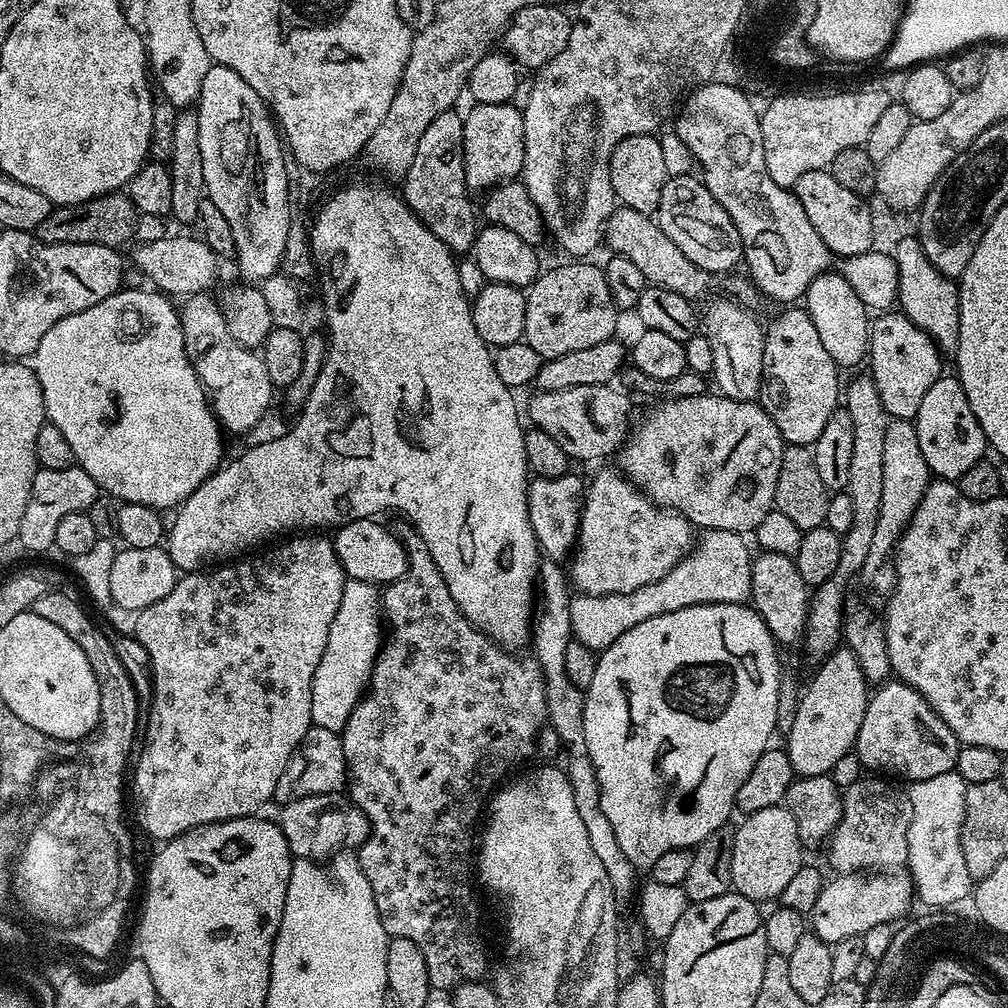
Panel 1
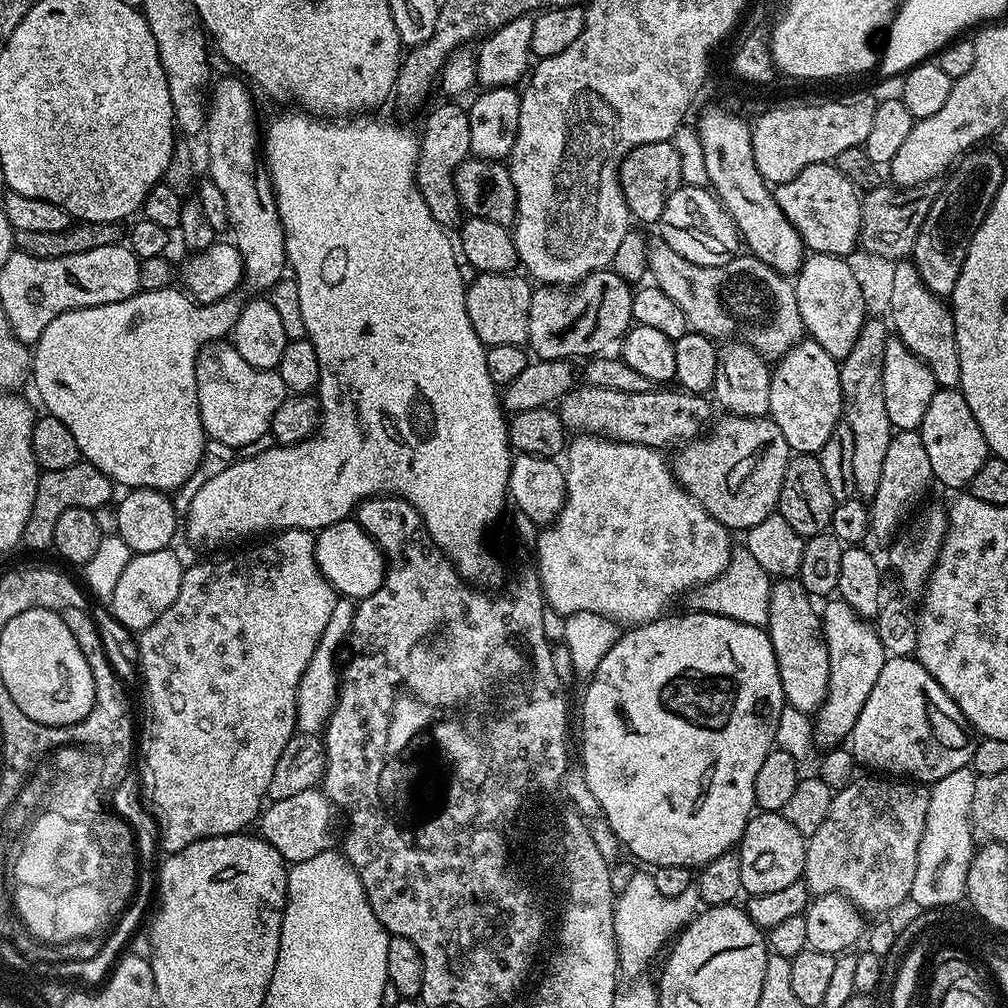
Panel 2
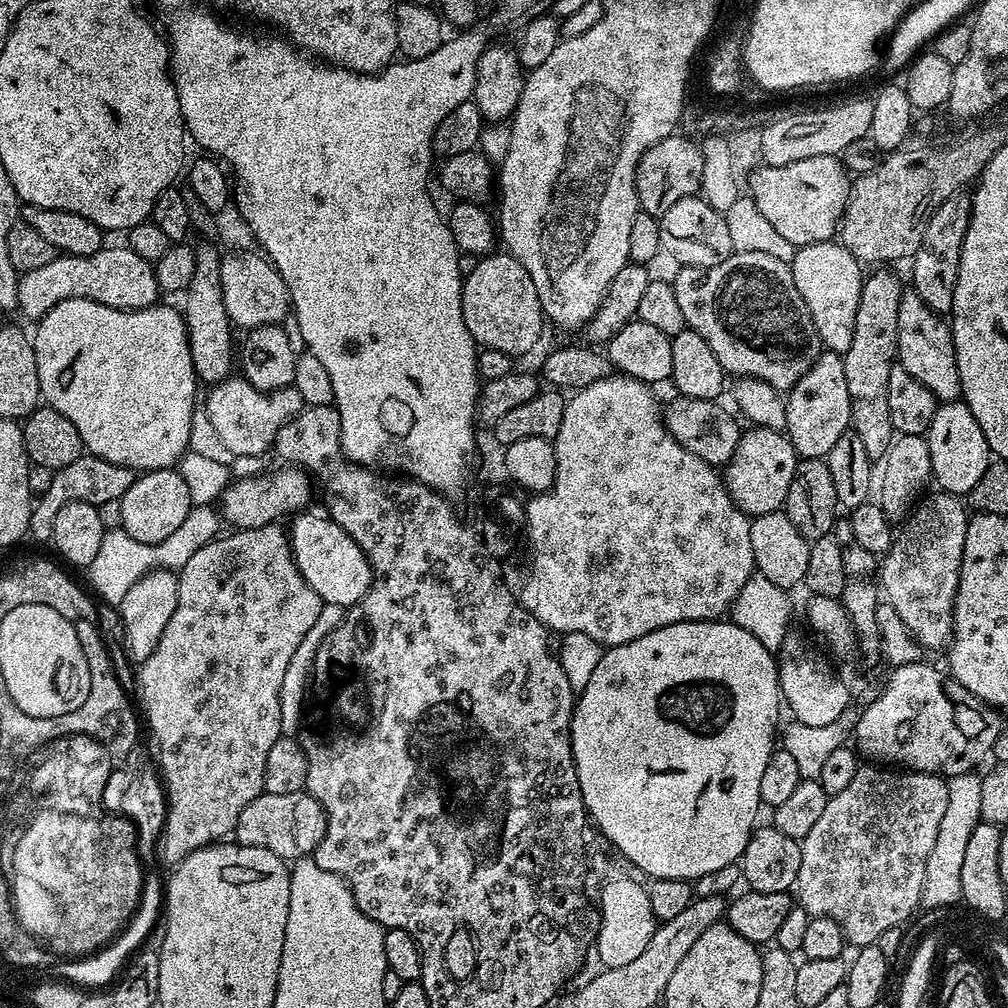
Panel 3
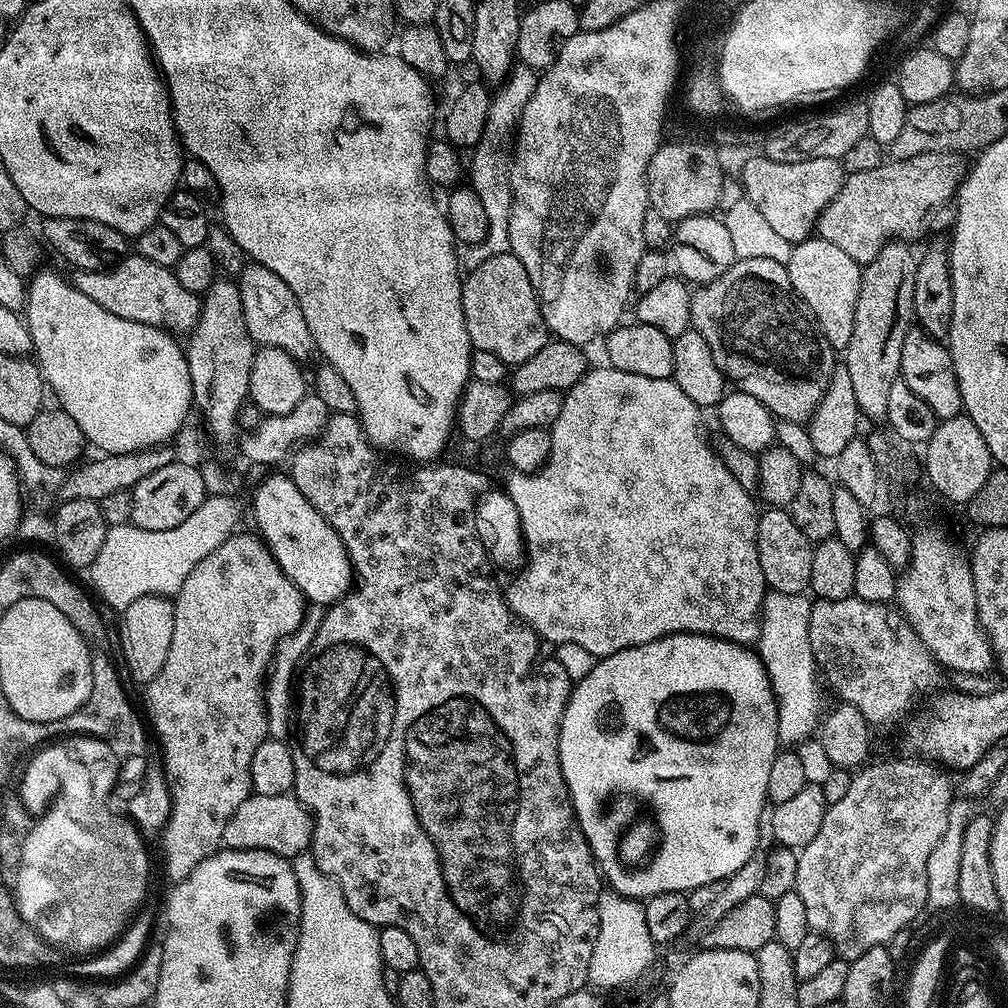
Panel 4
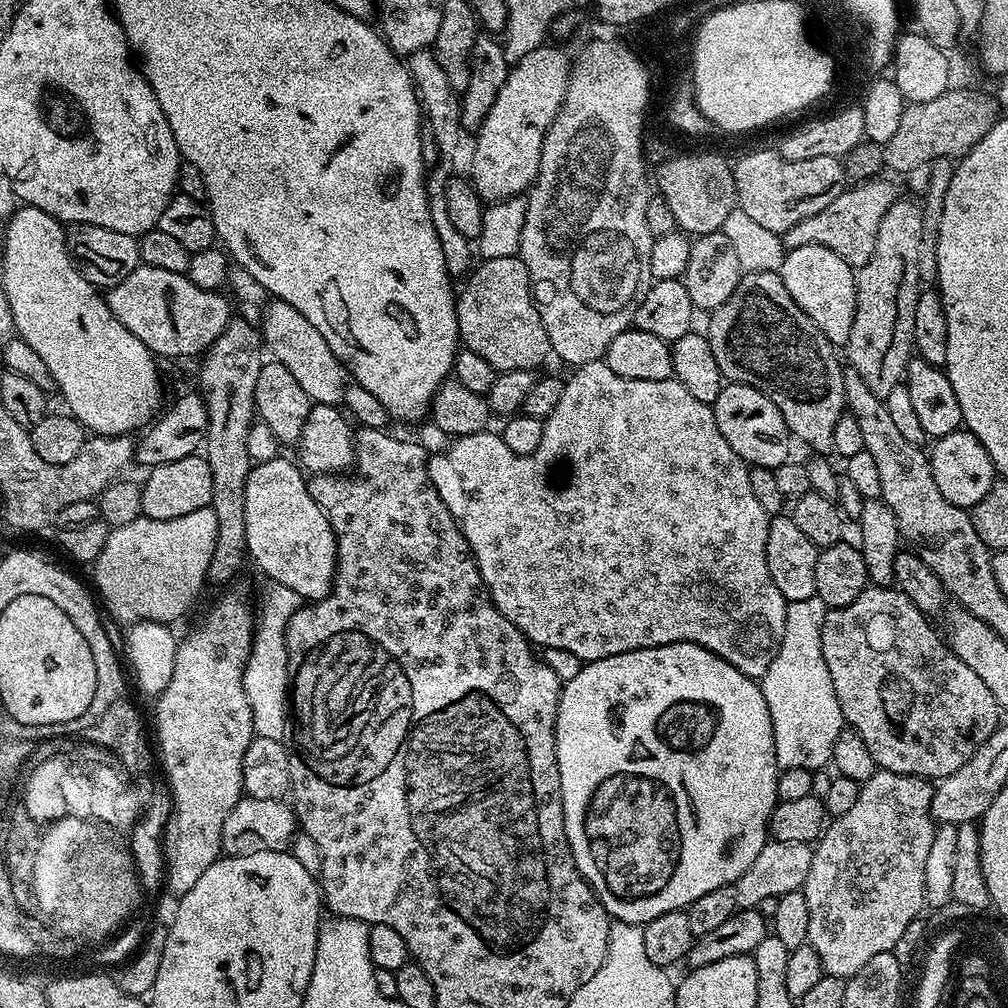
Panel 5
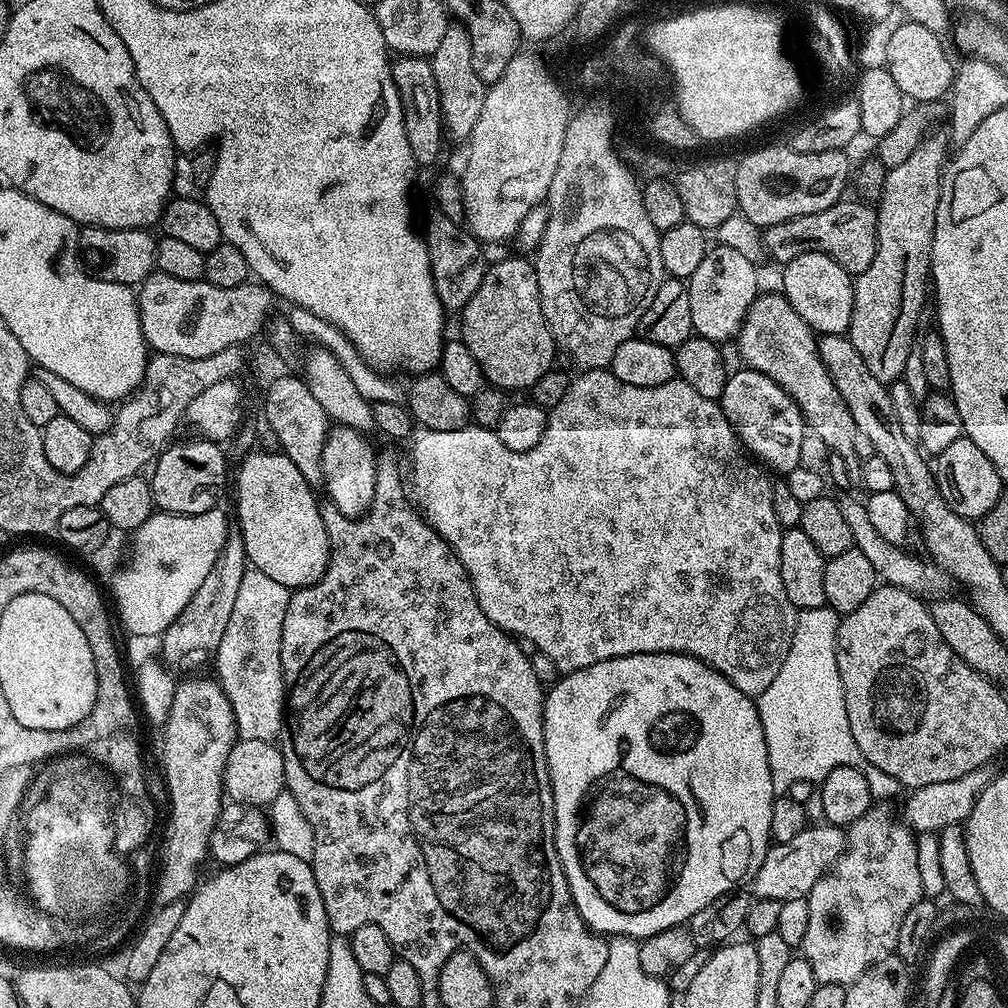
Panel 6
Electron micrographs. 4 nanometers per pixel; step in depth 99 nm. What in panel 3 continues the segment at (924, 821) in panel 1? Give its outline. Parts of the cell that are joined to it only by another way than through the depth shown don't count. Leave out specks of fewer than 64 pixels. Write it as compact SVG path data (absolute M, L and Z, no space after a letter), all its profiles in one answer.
M970 771L947 777L946 814L942 814L942 826L938 826L938 838L926 862L926 878L920 895L920 903L925 909L948 910L951 904L961 903L962 861L966 845L970 842L970 834L974 834L974 826L982 823L982 779L976 775L975 771Z

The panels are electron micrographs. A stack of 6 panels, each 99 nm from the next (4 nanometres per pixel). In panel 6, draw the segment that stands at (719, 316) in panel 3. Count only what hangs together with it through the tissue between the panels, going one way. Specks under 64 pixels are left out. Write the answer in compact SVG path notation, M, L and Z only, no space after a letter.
M779 291L757 295L757 298L744 315L740 330L735 337L734 345L740 351L743 363L755 372L770 377L800 407L805 425L825 444L829 453L846 462L846 473L859 473L862 462L858 454L854 454L854 418L850 418L850 410L846 410L846 402L842 402L842 394L830 378L826 366L818 354L818 336L812 327L802 318L798 318L798 310L790 306L790 302Z

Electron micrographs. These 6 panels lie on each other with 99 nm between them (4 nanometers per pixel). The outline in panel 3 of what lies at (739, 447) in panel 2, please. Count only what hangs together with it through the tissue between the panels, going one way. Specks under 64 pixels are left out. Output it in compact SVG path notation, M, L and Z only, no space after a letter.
M749 427L741 435L738 450L732 456L731 462L723 465L724 488L749 517L779 512L784 507L784 499L790 490L797 463L796 447L783 431Z

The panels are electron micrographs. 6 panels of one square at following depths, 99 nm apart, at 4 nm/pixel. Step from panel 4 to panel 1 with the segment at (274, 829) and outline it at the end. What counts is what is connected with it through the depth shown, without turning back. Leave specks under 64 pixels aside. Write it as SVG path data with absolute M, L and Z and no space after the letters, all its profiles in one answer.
M343 795L307 796L283 805L278 823L293 857L327 862L341 850L356 850L368 837L368 819L357 804L343 800Z

